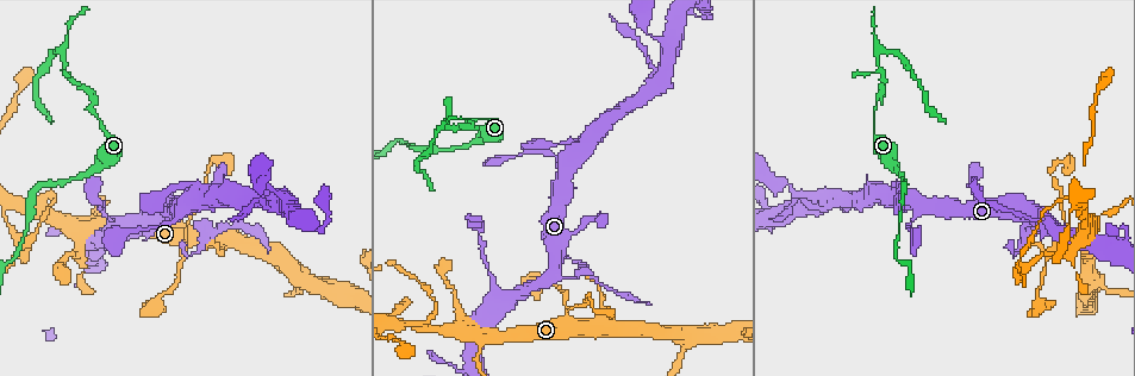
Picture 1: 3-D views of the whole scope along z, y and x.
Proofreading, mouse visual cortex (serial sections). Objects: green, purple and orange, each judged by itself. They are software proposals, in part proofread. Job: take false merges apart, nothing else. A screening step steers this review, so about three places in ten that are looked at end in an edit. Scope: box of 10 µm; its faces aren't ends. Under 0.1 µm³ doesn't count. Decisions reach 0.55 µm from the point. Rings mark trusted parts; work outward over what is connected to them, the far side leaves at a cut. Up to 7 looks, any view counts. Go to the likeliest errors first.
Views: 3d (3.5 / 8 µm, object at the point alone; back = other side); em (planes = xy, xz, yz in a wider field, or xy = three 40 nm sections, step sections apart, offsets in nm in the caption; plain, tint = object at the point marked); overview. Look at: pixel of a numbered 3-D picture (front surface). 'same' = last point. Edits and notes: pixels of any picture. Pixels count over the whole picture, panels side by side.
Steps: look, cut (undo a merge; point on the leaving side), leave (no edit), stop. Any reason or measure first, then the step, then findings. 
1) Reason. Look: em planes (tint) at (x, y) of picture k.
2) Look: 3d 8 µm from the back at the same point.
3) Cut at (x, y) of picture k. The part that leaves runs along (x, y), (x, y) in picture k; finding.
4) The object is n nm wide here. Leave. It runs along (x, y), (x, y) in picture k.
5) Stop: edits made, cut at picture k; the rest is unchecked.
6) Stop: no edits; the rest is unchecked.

Sharp bend. Look: 3d 3.5 µm from the back at (442, 120) of picture 1.

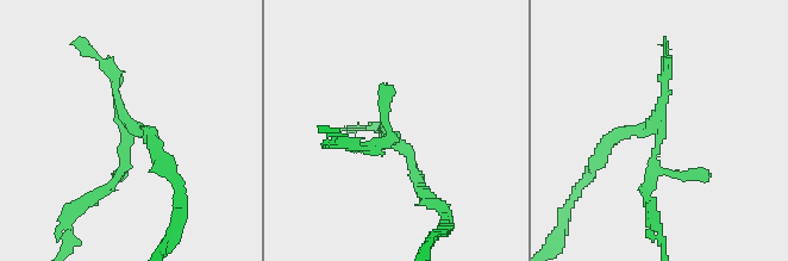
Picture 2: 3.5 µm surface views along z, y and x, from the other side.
Need the tissue. Look: em planes (tint) at (127, 140) of picture 2.

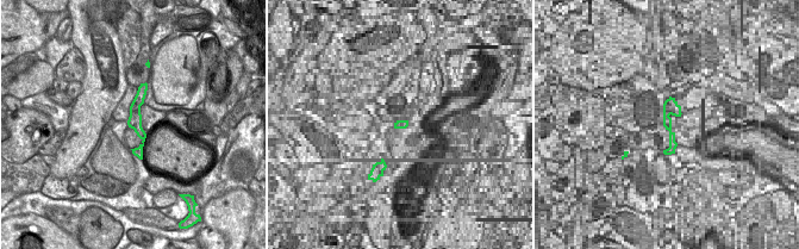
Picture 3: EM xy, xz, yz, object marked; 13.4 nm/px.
Leave. It runs along (358, 147), (394, 135), (420, 190) in picture 2; continuous, no second cell.

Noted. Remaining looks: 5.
Arms part here. Look: 3d 3.5 µm at (435, 330) of picture 1.

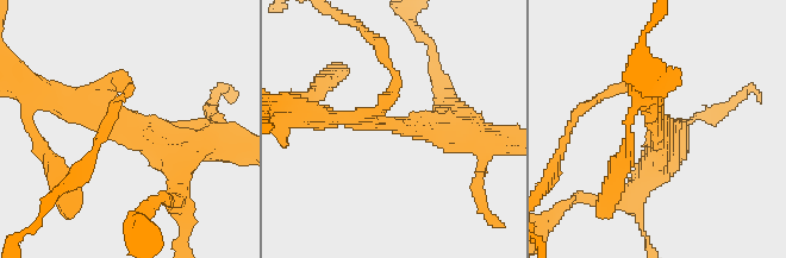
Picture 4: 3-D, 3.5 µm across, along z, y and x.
3 arms meet here; the arms are 200, 250, 350 nm wide. Look: em xy step 1 (tint) at (392, 123) of picture 4.

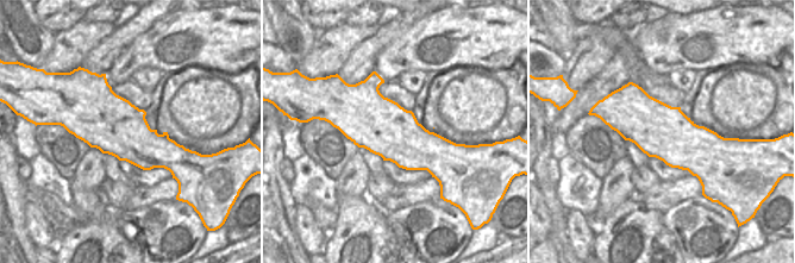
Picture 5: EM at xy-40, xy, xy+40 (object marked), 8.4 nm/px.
Leave. It runs along (194, 146), (164, 150), (55, 99) in picture 4; one cell here.

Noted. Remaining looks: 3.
Look: 3d 3.5 µm at (1026, 205) of picture 1.

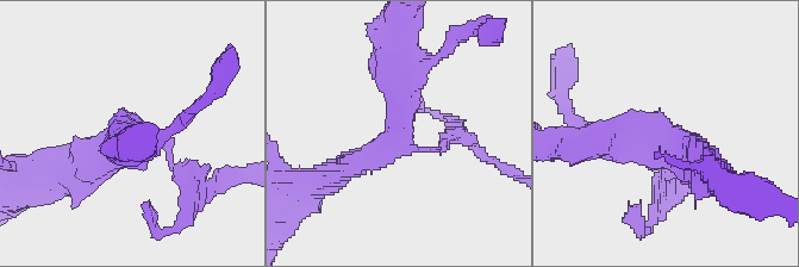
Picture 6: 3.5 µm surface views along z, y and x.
Look: em xy step 5 (tint) at (399, 137) of picture 6.

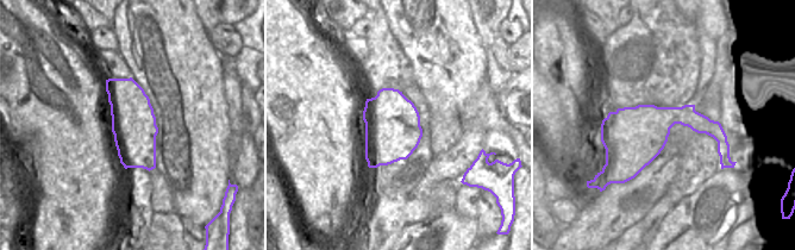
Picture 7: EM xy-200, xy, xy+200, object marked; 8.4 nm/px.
The arms are 150, 300, 450 nm wide. Leave. It runs along (397, 44), (400, 136), (338, 173) in picture 6; continuous, no second cell.

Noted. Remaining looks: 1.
Stop: no edits; the rest is unchecked.

